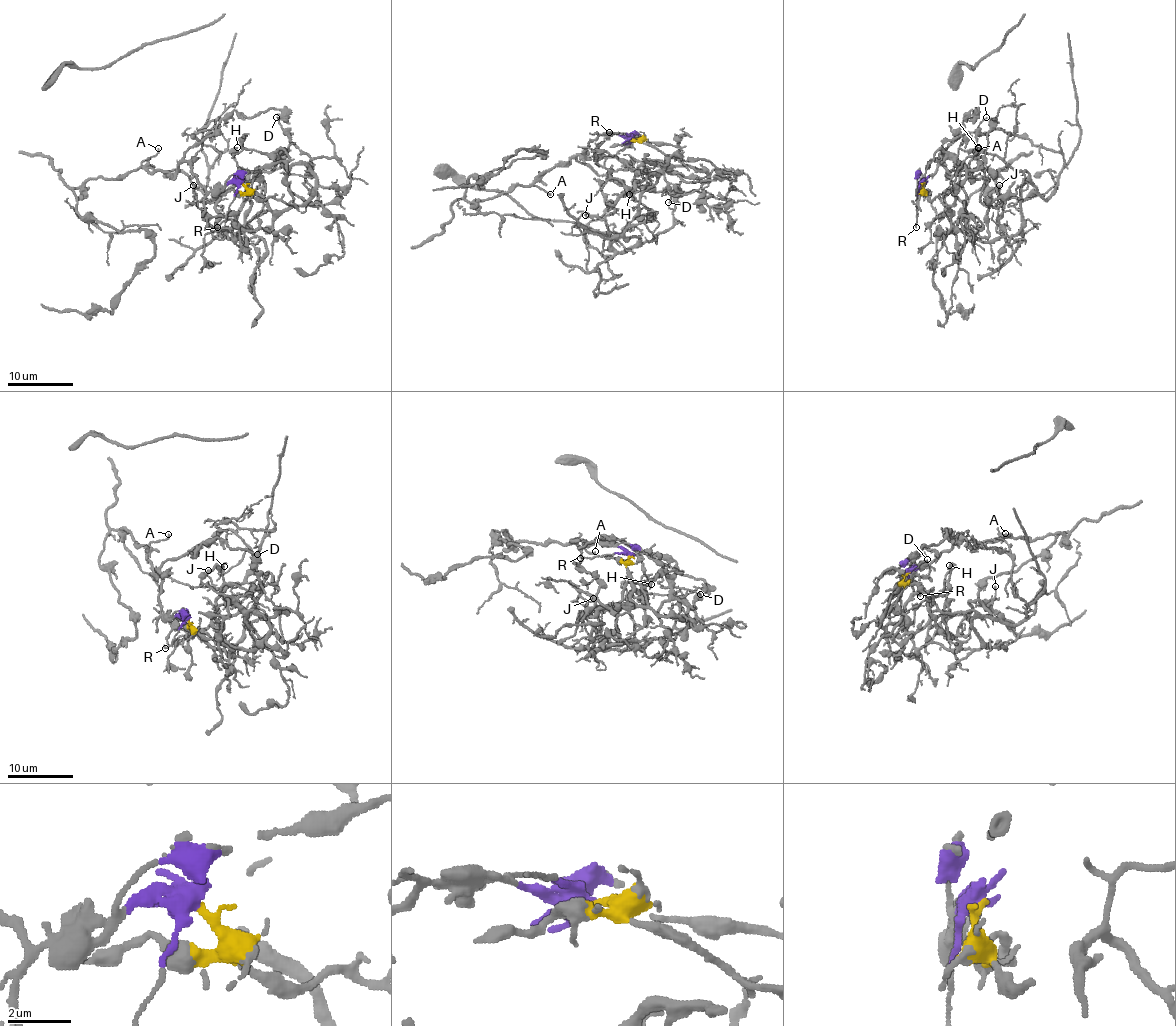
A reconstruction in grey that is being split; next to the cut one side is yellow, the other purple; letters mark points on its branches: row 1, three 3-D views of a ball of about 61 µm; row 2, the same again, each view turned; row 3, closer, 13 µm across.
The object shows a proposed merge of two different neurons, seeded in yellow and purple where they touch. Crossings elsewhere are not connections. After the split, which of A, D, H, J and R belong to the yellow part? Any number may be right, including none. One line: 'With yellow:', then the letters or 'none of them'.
With yellow: D, H, J

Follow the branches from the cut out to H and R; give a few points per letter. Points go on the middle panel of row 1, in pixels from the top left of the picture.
H: (633, 139), (674, 155), (682, 163), (648, 160), (644, 167), (649, 181), (630, 188), (626, 193), (630, 195)
R: (633, 139), (618, 132), (608, 132)

